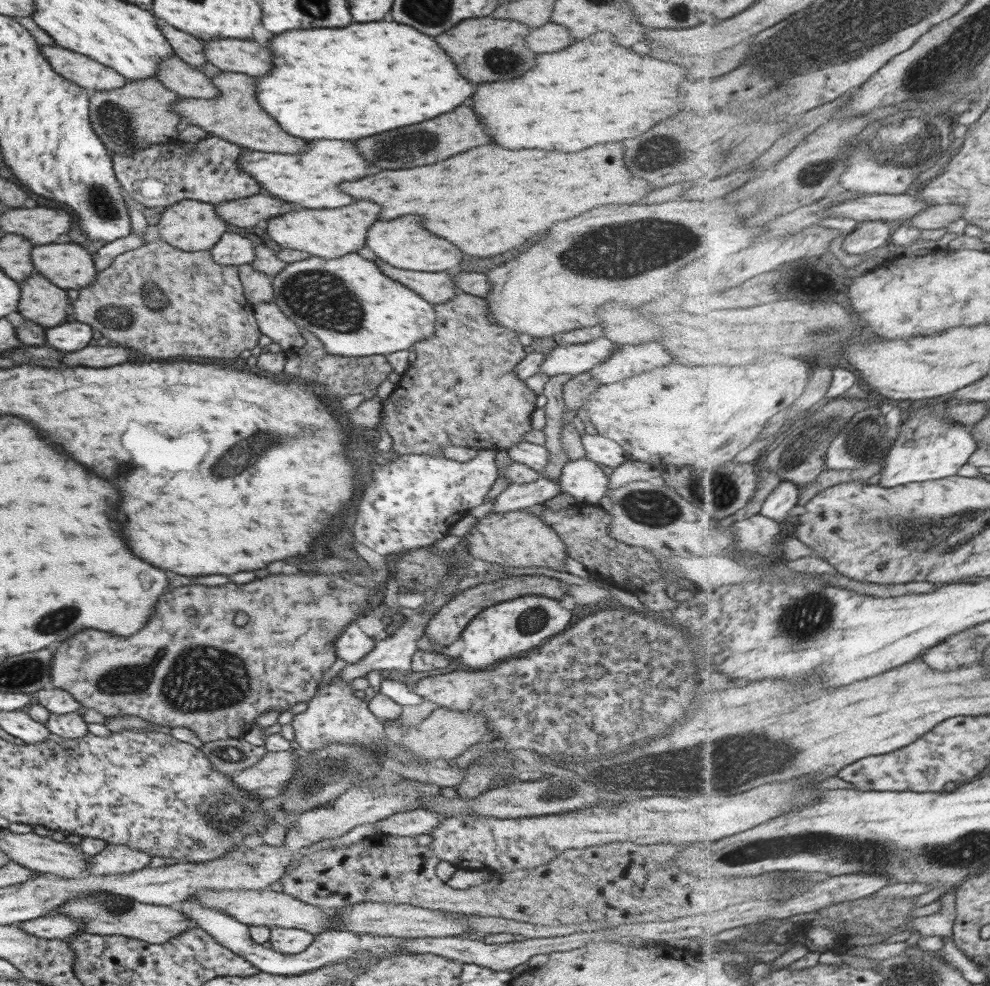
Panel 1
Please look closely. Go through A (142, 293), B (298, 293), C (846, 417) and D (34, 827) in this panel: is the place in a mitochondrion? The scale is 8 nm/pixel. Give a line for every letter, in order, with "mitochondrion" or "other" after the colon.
A: mitochondrion
B: mitochondrion
C: mitochondrion
D: other

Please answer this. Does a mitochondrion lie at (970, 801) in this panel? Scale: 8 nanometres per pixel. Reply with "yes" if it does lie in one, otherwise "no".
no

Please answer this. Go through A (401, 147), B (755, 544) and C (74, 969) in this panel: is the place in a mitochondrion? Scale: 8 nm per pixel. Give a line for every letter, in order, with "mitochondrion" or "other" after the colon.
A: mitochondrion
B: other
C: other

